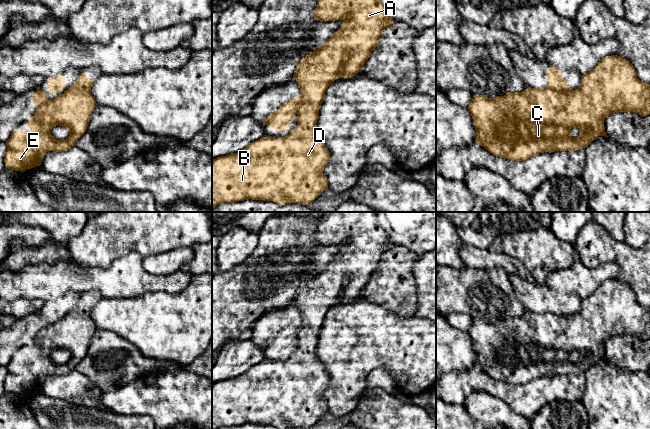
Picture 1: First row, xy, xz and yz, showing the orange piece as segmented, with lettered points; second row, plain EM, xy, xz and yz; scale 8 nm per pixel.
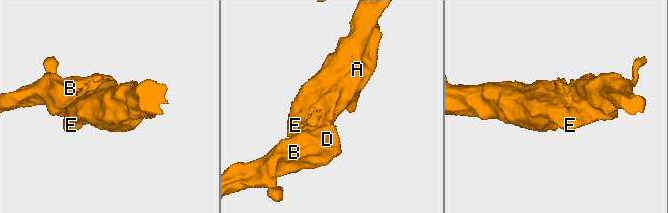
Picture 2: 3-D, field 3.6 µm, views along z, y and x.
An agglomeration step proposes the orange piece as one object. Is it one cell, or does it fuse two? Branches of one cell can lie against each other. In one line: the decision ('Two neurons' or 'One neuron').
One neuron

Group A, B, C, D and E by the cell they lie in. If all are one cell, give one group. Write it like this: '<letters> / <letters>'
A B C D E

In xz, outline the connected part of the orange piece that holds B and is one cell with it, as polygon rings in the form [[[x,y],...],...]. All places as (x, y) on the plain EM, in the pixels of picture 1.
[[[324,212],[322,214],[321,223],[314,234],[315,244],[320,246],[342,244],[342,249],[324,269],[296,287],[296,297],[293,301],[298,306],[300,319],[281,329],[263,346],[264,350],[269,348],[275,355],[285,355],[290,350],[290,345],[294,343],[294,339],[297,338],[297,350],[285,361],[263,361],[253,365],[240,376],[213,383],[212,429],[249,423],[273,425],[279,429],[288,427],[310,429],[324,414],[328,413],[328,405],[323,395],[329,385],[330,376],[316,353],[319,332],[327,312],[337,303],[353,301],[361,296],[371,276],[379,269],[382,256],[395,247],[378,223],[377,214],[378,212]]]

